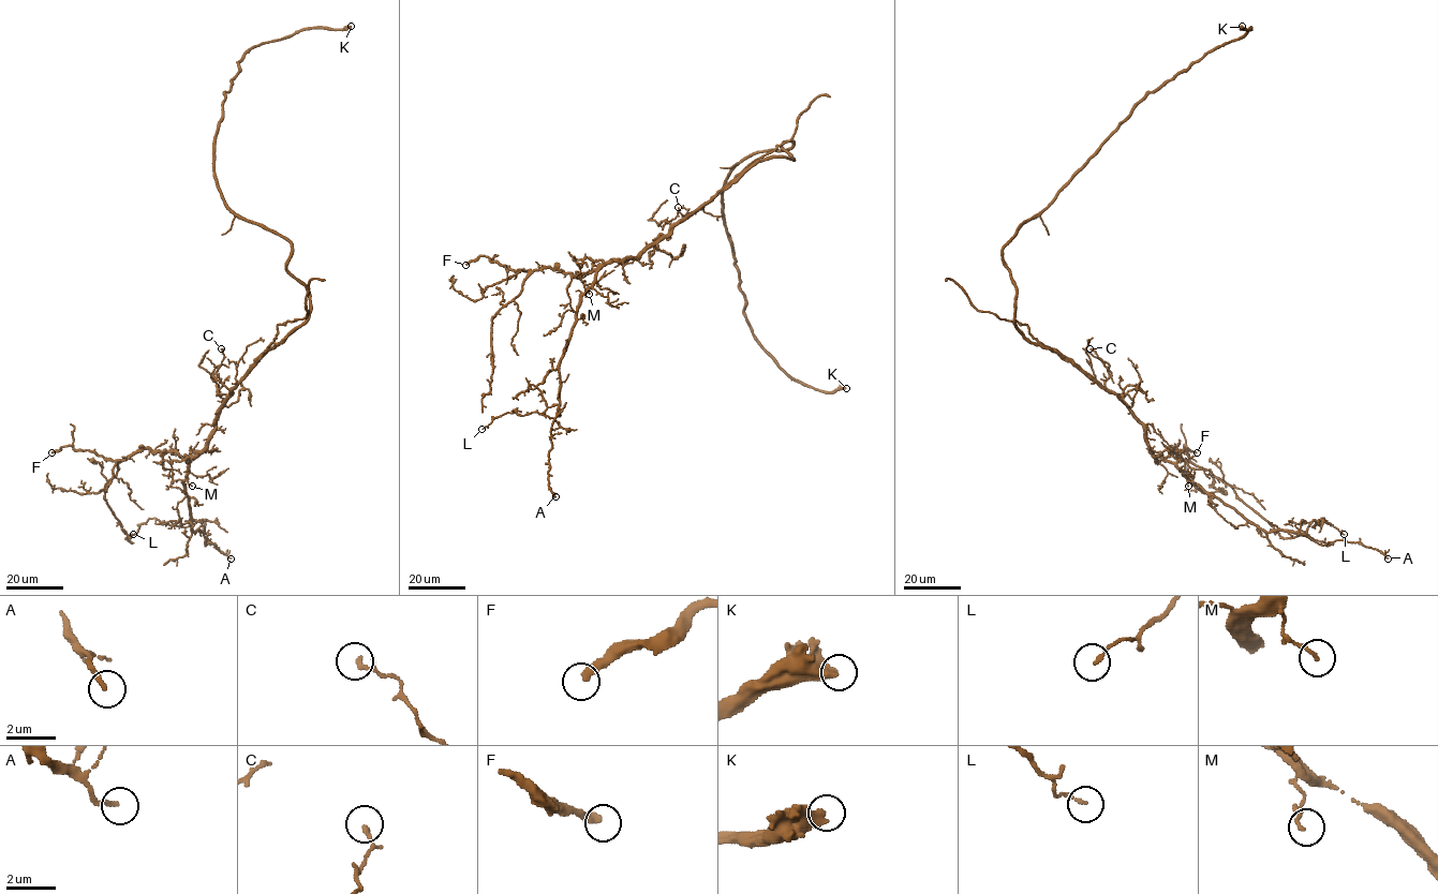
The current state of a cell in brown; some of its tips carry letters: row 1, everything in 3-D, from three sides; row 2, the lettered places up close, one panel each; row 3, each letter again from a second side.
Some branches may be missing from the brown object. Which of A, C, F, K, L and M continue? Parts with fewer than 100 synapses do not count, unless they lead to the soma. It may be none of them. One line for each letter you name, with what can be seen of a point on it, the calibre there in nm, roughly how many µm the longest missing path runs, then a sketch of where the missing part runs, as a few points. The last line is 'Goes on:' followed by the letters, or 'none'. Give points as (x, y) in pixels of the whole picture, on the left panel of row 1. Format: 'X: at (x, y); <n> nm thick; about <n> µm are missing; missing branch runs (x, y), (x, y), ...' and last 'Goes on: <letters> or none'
K: at (351, 26); 460 nm thick; about 200 µm are missing
Goes on: K

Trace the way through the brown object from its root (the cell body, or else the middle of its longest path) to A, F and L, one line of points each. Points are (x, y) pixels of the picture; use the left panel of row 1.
A: (308, 313), (238, 381), (211, 437), (187, 461), (192, 527), (231, 559)
F: (308, 313), (238, 381), (211, 437), (195, 457), (144, 448), (121, 460), (105, 460), (71, 446), (52, 452)
L: (308, 313), (238, 381), (211, 437), (188, 461), (191, 523), (204, 533), (199, 520), (149, 518), (133, 534)

